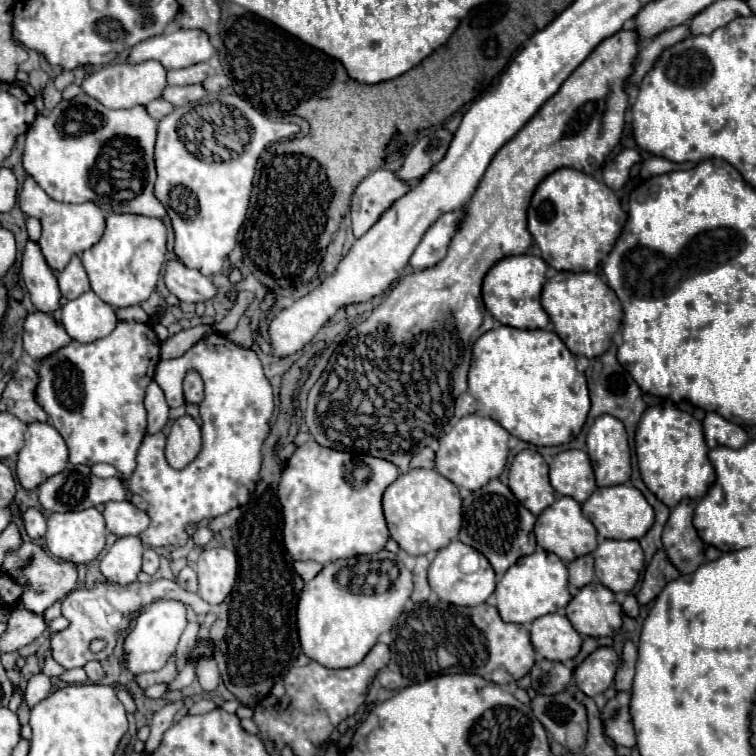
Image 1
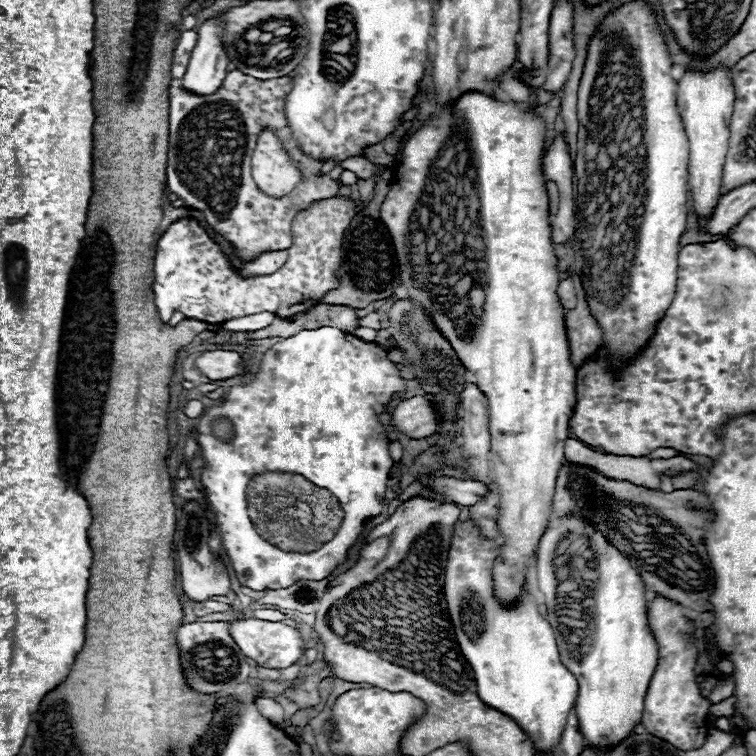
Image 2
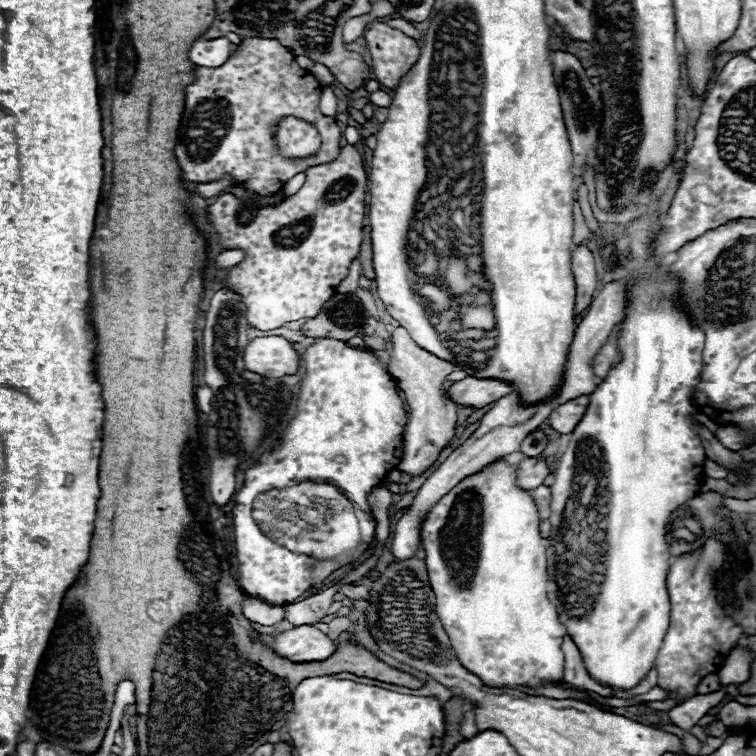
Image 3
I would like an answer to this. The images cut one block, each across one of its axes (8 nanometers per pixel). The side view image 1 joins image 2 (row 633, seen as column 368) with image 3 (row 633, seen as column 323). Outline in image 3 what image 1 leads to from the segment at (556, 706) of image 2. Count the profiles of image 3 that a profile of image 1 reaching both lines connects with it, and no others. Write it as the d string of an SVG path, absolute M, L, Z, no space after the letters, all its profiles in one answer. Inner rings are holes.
M500 458L484 470L466 476L432 506L422 524L428 580L450 644L466 670L482 678L488 686L498 688L560 682L564 674L564 626L558 620L556 606L548 600L546 546L540 536L538 506L530 492L516 486L516 472L518 468L514 464Z

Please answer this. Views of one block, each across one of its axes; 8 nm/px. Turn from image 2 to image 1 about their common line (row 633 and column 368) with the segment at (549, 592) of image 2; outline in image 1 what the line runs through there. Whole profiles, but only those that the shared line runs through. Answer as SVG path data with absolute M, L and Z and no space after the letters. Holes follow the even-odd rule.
M388 550L326 564L312 582L304 584L298 596L296 630L300 650L326 668L352 668L360 664L378 642L378 636L388 632L402 614L412 588L412 572L398 554Z

